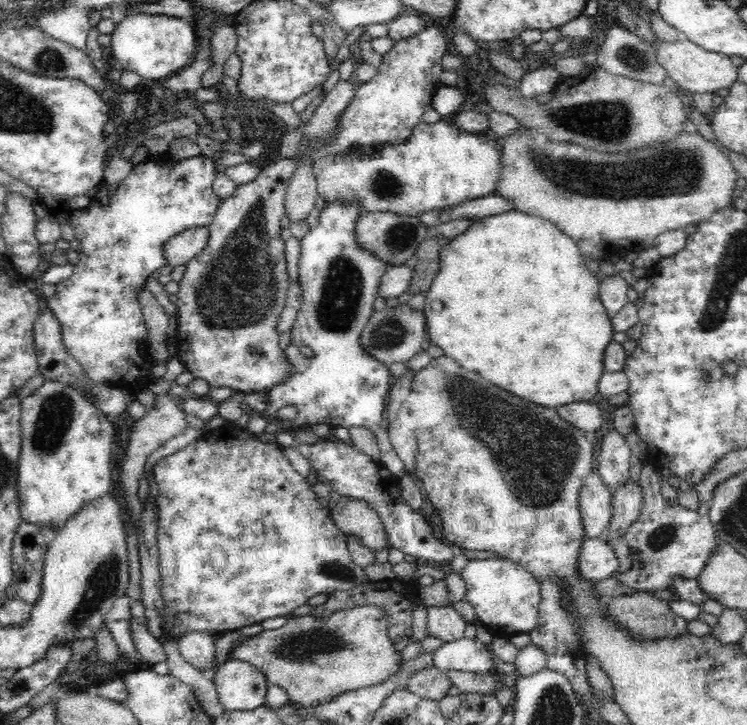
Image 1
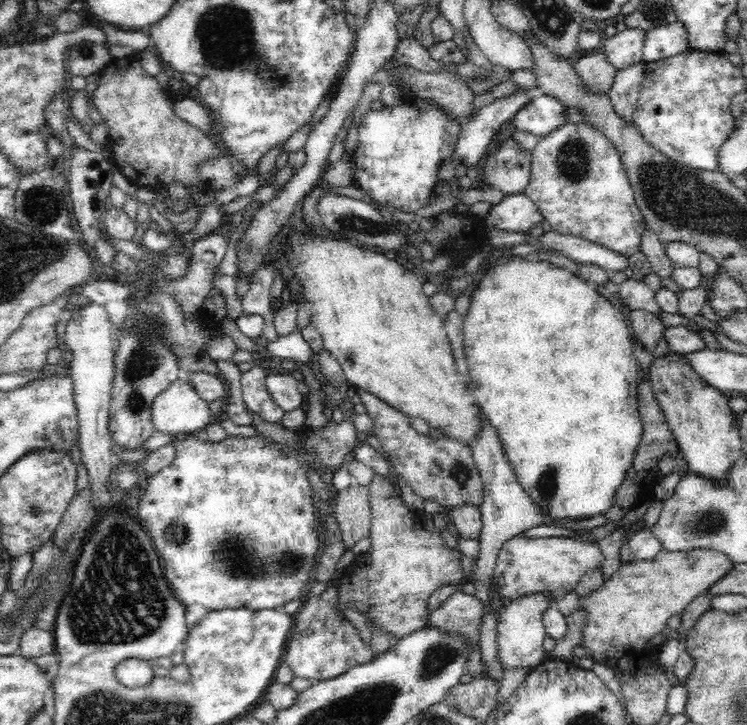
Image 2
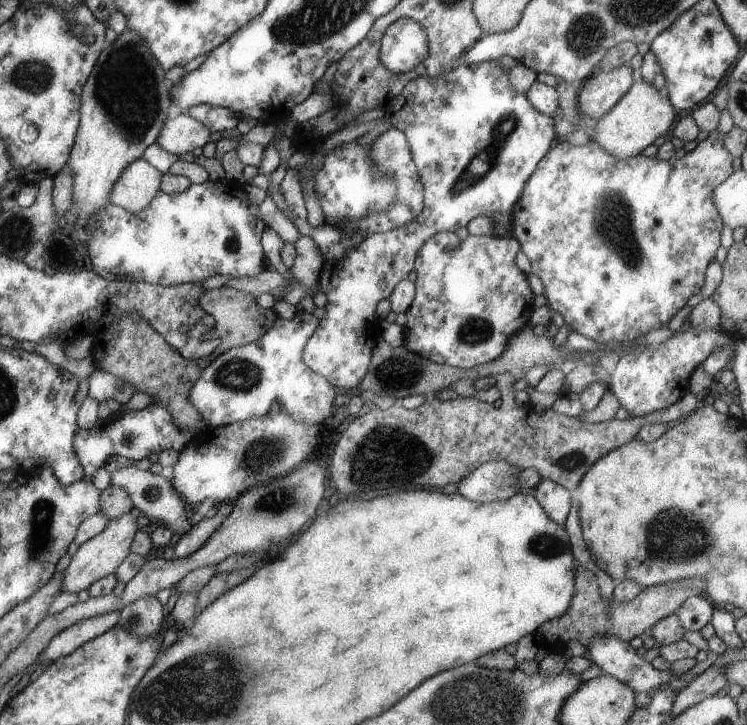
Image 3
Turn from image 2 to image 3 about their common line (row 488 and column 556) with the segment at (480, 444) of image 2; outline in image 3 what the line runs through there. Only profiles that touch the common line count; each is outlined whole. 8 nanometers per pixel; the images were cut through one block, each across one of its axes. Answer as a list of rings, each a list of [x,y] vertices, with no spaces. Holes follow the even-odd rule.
[[[542,479],[532,494],[550,520],[558,524],[566,520],[573,502],[572,492],[550,479]]]

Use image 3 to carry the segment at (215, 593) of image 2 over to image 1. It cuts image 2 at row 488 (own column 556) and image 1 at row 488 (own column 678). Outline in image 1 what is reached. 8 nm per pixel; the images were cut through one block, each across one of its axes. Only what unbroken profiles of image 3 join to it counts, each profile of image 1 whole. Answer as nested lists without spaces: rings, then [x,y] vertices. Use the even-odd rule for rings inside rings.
[[[235,424],[221,425],[212,432],[202,434],[184,448],[172,455],[161,458],[153,466],[154,478],[158,484],[159,495],[157,505],[157,550],[158,568],[161,573],[160,599],[164,603],[161,617],[164,619],[164,627],[170,623],[176,623],[174,638],[177,640],[188,632],[204,632],[208,635],[240,630],[246,626],[262,623],[276,616],[291,615],[294,609],[306,604],[306,602],[318,595],[330,595],[334,592],[343,592],[359,588],[366,582],[370,582],[364,574],[362,567],[352,561],[351,552],[347,549],[347,537],[330,518],[330,512],[326,504],[310,490],[312,486],[304,476],[300,476],[284,458],[278,446],[268,444],[260,440],[247,429],[240,429]]]

